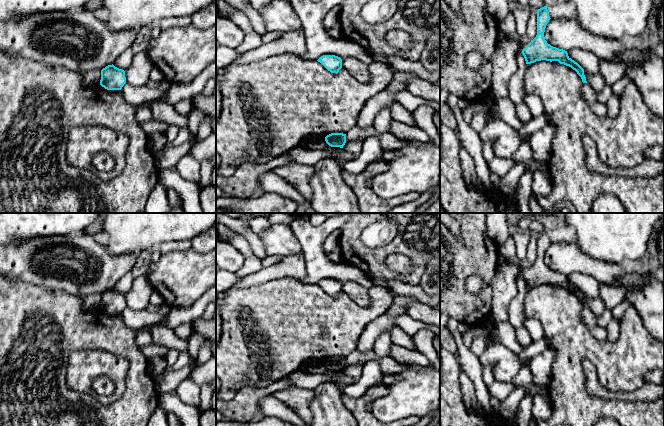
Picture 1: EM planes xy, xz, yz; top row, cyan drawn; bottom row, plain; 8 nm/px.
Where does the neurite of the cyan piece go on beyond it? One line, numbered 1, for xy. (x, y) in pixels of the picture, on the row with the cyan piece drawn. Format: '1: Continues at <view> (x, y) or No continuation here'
1: No continuation here

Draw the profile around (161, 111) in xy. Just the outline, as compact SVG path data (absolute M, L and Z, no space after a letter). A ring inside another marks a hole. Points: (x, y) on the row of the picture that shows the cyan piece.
M161 100L146 101L143 105L150 110L154 120L174 124L179 128L187 127L188 115L177 114L173 105Z

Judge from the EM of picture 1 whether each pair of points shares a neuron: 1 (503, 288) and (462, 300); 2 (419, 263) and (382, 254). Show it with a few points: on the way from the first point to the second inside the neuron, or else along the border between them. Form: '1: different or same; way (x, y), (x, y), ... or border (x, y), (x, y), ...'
1: different; border (490, 285), (492, 292), (492, 315)
2: same; way (411, 253), (407, 249), (392, 249)

